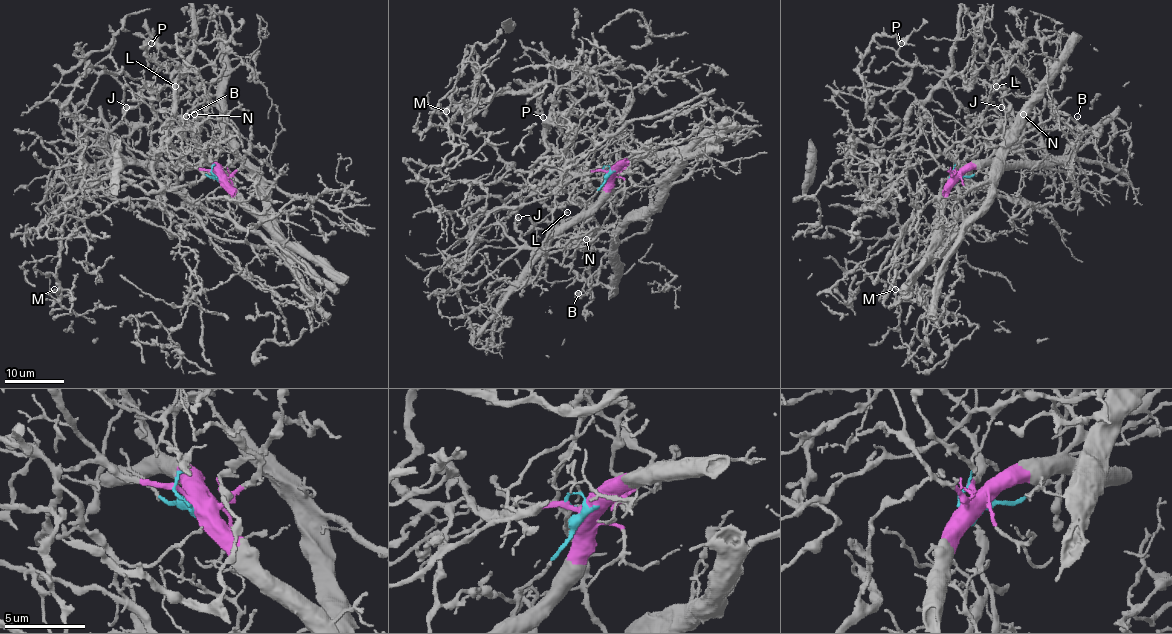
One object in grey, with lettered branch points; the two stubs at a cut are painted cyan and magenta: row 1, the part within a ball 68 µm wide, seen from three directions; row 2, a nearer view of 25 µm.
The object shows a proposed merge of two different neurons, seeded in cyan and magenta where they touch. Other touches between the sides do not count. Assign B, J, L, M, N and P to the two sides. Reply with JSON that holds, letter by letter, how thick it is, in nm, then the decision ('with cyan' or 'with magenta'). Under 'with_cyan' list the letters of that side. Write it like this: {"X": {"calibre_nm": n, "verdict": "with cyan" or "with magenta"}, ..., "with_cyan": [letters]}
{"B": {"calibre_nm": 160, "verdict": "with magenta"}, "J": {"calibre_nm": 100, "verdict": "with magenta"}, "L": {"calibre_nm": 280, "verdict": "with cyan"}, "M": {"calibre_nm": 220, "verdict": "with cyan"}, "N": {"calibre_nm": 150, "verdict": "with cyan"}, "P": {"calibre_nm": 150, "verdict": "with cyan"}, "with_cyan": ["L", "M", "N", "P"]}

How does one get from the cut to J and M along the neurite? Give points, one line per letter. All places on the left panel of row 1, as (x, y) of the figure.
J: (218, 180), (217, 171), (205, 163), (139, 163), (127, 149), (126, 107)
M: (218, 180), (211, 143), (190, 141), (181, 117), (156, 160), (163, 192), (104, 177), (75, 193), (55, 288)

